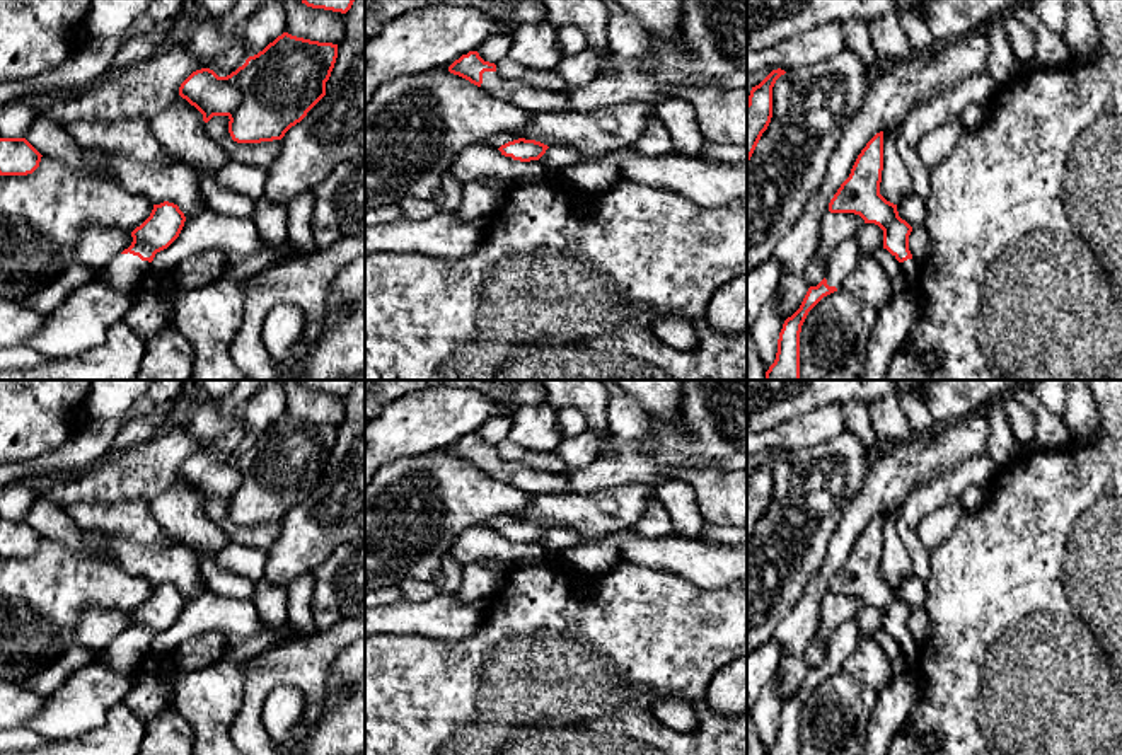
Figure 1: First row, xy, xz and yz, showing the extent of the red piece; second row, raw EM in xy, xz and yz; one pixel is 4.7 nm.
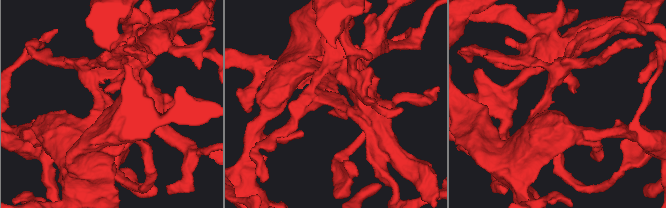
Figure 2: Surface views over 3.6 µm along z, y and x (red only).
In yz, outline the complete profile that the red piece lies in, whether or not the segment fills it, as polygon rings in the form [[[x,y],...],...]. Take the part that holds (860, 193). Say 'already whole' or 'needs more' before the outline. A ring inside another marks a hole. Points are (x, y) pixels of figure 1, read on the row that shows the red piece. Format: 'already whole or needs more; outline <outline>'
needs more; outline [[[883,131],[876,133],[858,155],[849,177],[841,184],[829,203],[830,213],[854,213],[865,223],[875,223],[883,230],[887,249],[902,268],[909,291],[917,291],[921,264],[909,251],[912,227],[899,216],[897,205],[880,194],[883,170]]]

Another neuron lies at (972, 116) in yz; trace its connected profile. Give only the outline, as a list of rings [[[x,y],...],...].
[[[972,104],[963,109],[958,119],[963,124],[965,133],[972,133],[984,124],[986,114],[987,107]]]

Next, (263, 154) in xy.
[[[213,116],[206,123],[208,136],[227,153],[228,160],[268,170],[281,150],[281,140],[237,143],[228,133],[228,116]]]

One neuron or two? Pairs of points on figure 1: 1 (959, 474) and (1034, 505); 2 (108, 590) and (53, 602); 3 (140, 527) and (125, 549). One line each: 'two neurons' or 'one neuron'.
1: two neurons
2: one neuron
3: two neurons

